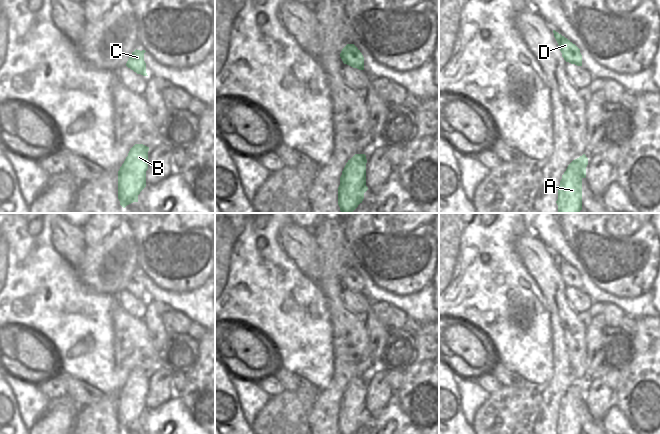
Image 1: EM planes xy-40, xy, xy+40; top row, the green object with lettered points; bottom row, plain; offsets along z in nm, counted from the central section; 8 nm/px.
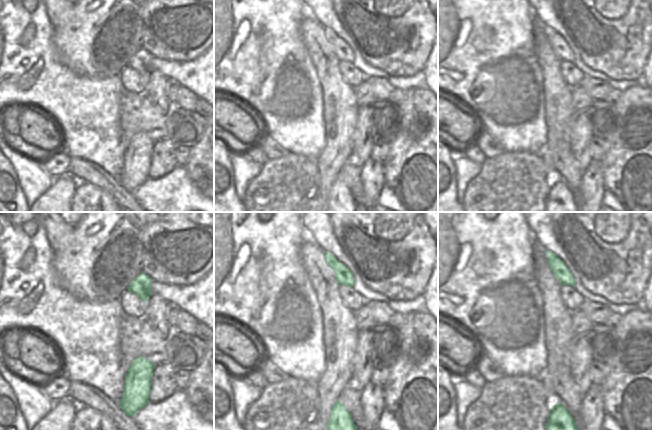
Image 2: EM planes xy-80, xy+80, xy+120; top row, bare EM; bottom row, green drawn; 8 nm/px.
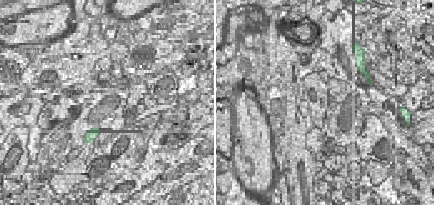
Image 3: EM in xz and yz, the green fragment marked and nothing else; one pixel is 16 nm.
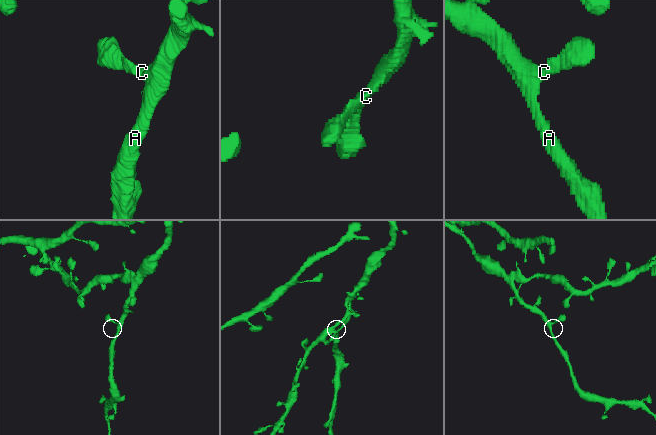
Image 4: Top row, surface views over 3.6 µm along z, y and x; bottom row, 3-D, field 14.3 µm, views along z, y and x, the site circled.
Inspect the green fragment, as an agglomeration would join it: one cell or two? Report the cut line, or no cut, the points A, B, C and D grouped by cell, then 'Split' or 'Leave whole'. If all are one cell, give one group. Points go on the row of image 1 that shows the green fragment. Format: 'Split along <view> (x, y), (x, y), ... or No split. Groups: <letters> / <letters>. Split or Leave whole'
No split. Groups: A B C D. Leave whole.

